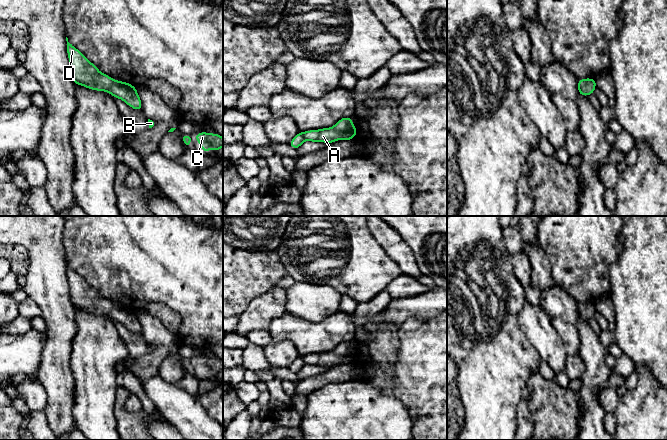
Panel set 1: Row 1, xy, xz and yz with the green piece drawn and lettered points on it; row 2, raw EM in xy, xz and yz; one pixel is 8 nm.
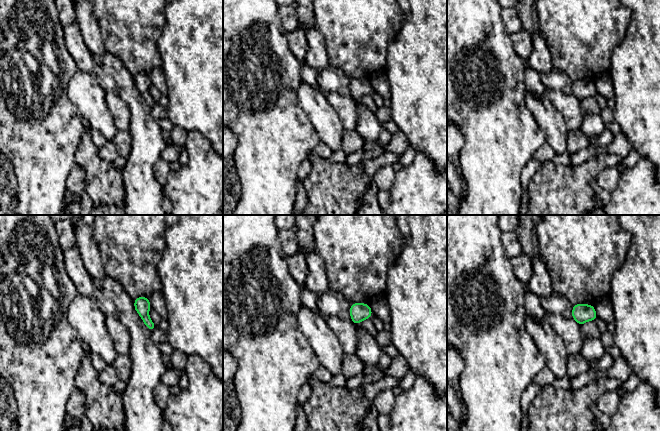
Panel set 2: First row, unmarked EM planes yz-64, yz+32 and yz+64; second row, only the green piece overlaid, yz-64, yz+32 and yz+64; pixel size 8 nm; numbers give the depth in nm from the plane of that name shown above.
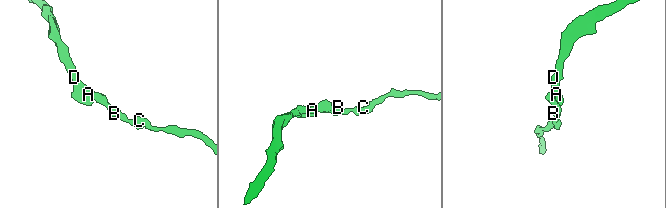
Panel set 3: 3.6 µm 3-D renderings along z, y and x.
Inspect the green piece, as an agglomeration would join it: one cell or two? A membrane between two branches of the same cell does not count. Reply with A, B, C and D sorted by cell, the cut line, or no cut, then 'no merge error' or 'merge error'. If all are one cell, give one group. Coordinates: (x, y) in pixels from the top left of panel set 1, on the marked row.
groups A B C D; cut none; no merge error

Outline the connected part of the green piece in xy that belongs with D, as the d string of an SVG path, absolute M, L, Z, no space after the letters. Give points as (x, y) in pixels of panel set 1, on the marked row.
M67 41L67 53L71 77L75 85L85 86L96 91L105 91L114 98L123 100L134 110L141 110L142 102L136 87L119 80L114 80L106 74L101 73L96 65L91 63L78 49Z

